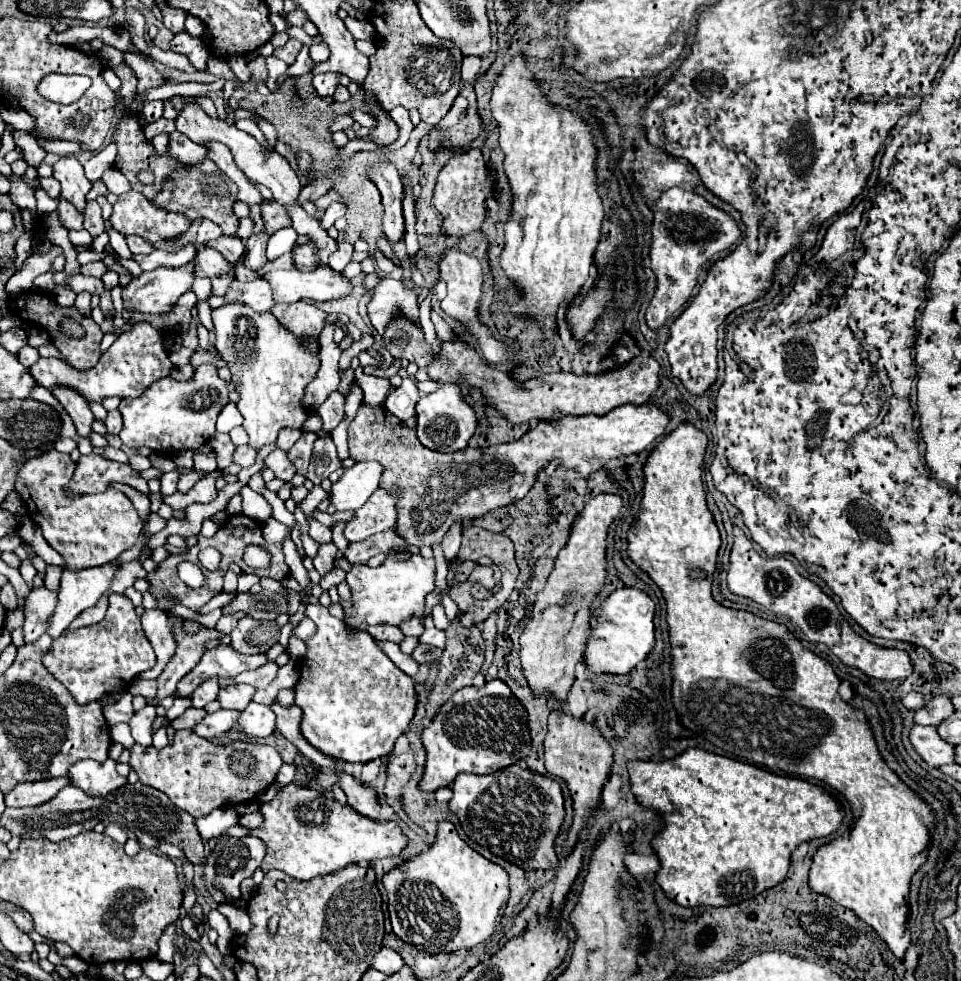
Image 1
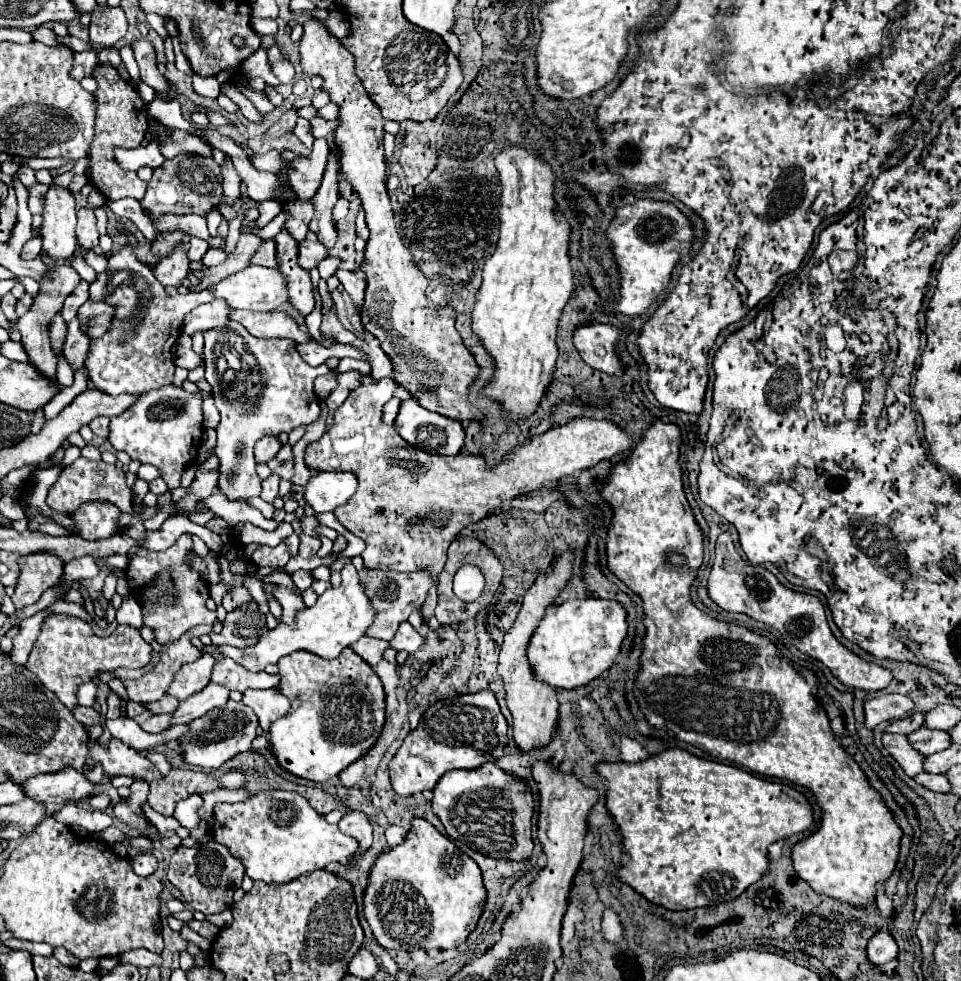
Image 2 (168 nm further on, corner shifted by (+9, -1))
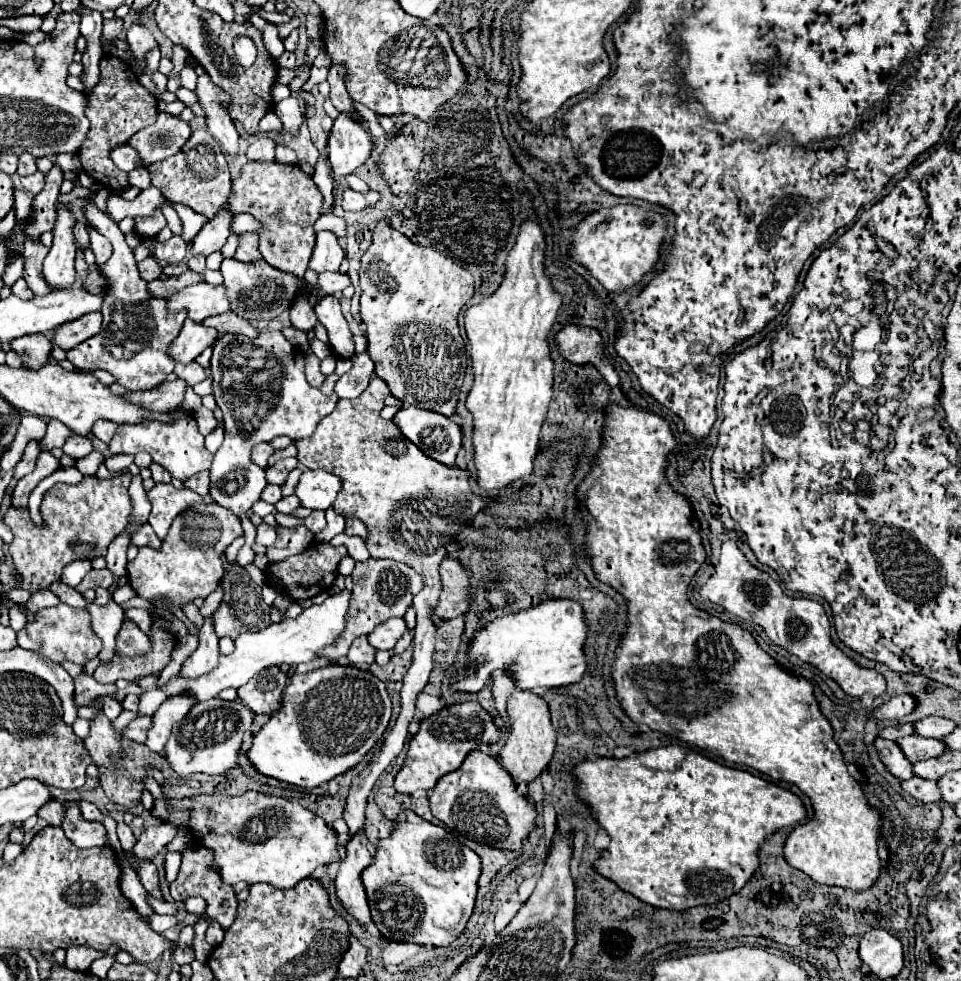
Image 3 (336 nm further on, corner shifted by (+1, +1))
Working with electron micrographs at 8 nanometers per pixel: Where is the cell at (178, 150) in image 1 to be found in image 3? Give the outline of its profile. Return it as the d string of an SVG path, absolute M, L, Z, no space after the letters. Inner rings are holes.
M120 145L120 147L116 147L114 151L112 151L112 161L116 163L116 167L120 169L120 171L132 171L134 167L136 167L136 161L138 161L138 155L136 155L136 151L132 149L132 147L128 147L128 145Z

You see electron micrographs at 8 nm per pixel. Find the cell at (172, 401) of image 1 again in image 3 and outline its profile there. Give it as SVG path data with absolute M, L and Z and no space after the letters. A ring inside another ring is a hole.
M180 413L174 423L158 423L158 421L148 421L140 425L120 425L108 443L110 451L116 453L130 453L136 455L140 451L146 451L152 455L156 463L160 463L164 469L172 473L172 477L186 481L188 477L208 471L212 465L212 453L204 447L204 435L200 435L196 419L188 413Z

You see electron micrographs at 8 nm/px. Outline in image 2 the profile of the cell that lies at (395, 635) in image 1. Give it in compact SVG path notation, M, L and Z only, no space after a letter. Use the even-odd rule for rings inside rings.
M364 635L364 637L360 637L356 643L352 643L352 649L354 649L364 661L368 661L372 667L382 661L386 647L388 647L388 641L384 641L384 639L372 639L372 637L368 637L368 635Z

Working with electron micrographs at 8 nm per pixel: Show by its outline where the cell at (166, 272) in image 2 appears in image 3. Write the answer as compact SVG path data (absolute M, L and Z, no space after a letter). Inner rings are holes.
M148 257L148 259L140 261L138 263L138 269L140 269L140 277L144 277L144 281L154 281L162 273L162 267L158 265L156 257Z

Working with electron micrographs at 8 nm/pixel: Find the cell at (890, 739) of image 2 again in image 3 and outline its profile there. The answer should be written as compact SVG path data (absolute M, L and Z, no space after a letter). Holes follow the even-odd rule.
M876 737L874 749L878 751L878 757L890 775L894 775L900 781L906 781L912 777L912 763L904 757L904 753L900 751L900 747L894 741L886 741L886 739Z

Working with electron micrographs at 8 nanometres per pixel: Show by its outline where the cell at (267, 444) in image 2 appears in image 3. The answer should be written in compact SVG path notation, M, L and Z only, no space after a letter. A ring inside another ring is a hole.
M260 443L256 447L252 447L252 463L260 465L260 467L266 467L268 465L268 457L274 453L272 445L270 443Z

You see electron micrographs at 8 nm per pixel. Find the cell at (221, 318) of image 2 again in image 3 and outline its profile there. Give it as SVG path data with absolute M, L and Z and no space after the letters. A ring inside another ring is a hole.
M186 319L180 335L176 337L176 341L172 341L172 349L168 349L168 355L178 363L184 365L192 363L206 347L212 345L214 337L216 337L216 329Z

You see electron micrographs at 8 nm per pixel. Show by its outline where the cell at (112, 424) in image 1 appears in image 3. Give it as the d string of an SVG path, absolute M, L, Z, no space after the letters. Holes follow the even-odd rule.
M96 421L94 427L92 427L92 435L104 443L108 443L112 439L112 435L116 433L118 425L112 423L112 421Z

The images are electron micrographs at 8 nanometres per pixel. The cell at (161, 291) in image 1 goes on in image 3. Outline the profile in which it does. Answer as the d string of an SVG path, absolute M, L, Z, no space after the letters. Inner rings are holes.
M88 313L76 321L70 321L68 325L60 325L60 329L54 331L52 341L60 349L68 351L68 349L74 349L76 345L80 345L82 341L98 335L102 329L100 325L102 325L102 315L100 313Z

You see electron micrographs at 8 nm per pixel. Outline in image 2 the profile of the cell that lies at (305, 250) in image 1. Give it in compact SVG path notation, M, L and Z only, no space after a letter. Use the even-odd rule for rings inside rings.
M268 239L258 253L252 257L254 265L262 265L262 267L278 267L278 259L276 259L276 245L272 239Z

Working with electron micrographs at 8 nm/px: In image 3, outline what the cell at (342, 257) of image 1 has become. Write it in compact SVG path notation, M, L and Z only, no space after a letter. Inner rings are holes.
M276 161L248 162L242 167L240 176L232 179L229 201L232 215L250 213L262 223L262 229L258 231L258 249L262 259L276 269L302 277L314 249L314 223L320 217L322 207L322 193L312 177L298 165Z

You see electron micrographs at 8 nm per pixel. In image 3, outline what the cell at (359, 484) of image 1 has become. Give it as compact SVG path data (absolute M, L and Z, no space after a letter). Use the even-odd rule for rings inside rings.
M306 469L300 475L300 481L294 489L300 505L306 509L322 509L326 511L332 507L336 495L340 491L340 479L326 471L310 471Z

